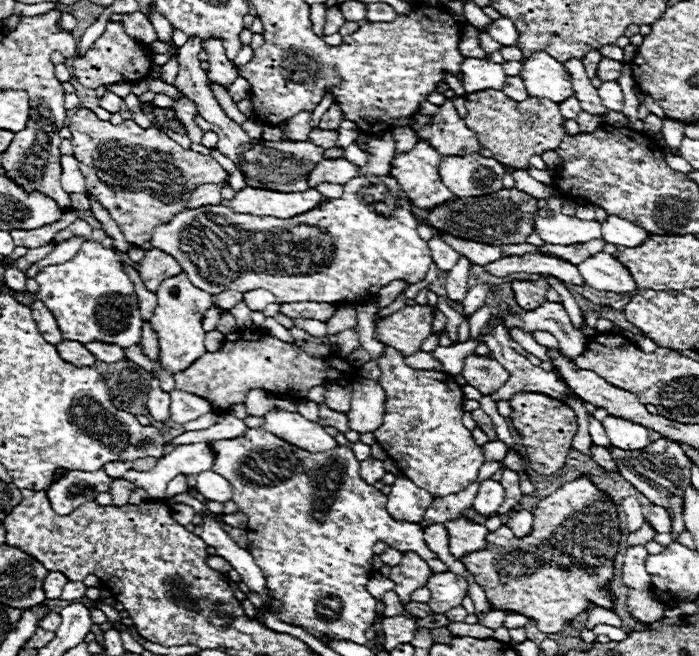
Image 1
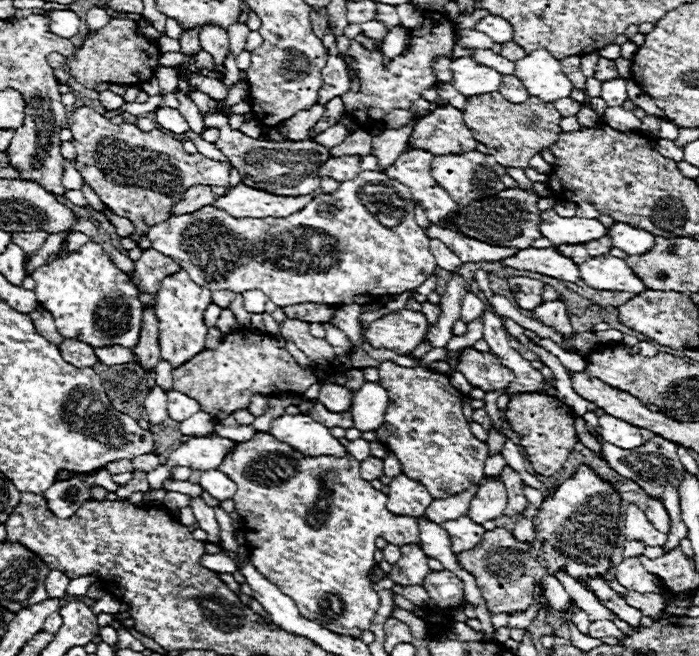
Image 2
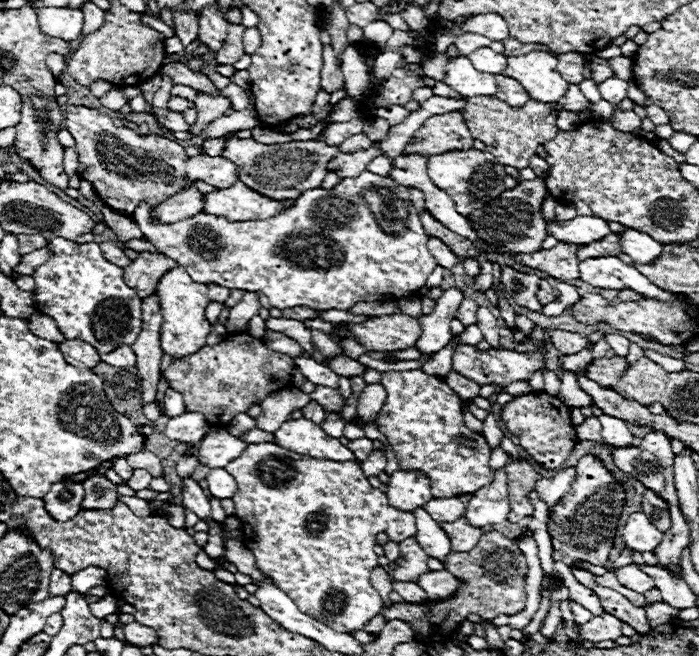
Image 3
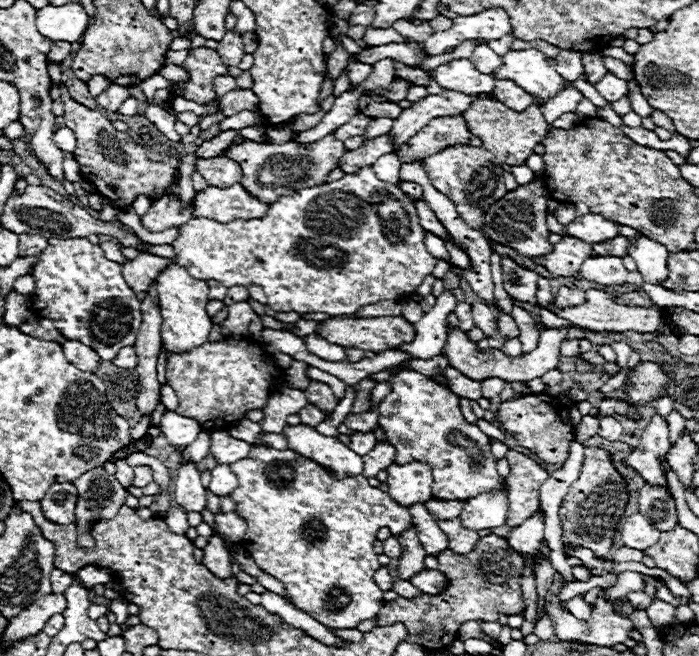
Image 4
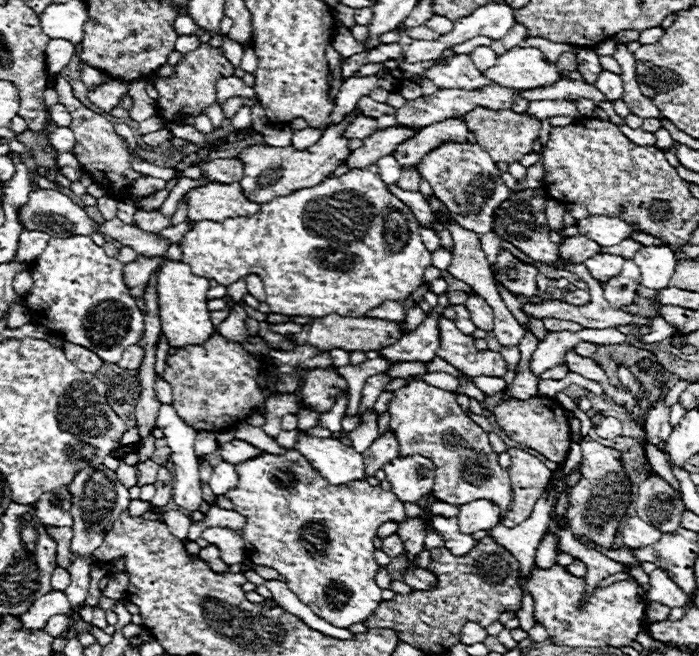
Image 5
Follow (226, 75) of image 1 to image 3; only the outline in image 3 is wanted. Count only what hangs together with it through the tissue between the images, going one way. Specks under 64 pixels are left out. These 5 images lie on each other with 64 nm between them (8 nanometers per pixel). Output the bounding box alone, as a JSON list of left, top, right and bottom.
[198,8,228,52]

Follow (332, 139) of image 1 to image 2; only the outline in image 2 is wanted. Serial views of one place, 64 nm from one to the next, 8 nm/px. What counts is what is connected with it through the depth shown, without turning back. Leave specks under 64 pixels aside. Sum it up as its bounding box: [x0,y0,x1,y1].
[312,124,346,148]

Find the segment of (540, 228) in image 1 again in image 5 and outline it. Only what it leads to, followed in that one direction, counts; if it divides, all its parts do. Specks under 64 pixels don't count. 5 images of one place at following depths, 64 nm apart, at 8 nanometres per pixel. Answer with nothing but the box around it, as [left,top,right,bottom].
[576,216,638,246]

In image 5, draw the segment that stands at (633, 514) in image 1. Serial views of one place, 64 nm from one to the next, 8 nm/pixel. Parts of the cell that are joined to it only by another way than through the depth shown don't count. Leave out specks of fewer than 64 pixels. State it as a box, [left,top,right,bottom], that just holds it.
[622,516,662,548]

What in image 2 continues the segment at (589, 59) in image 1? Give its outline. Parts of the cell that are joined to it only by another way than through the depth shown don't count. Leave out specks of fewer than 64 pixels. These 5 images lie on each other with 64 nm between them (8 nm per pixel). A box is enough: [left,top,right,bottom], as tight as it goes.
[582,52,600,78]

